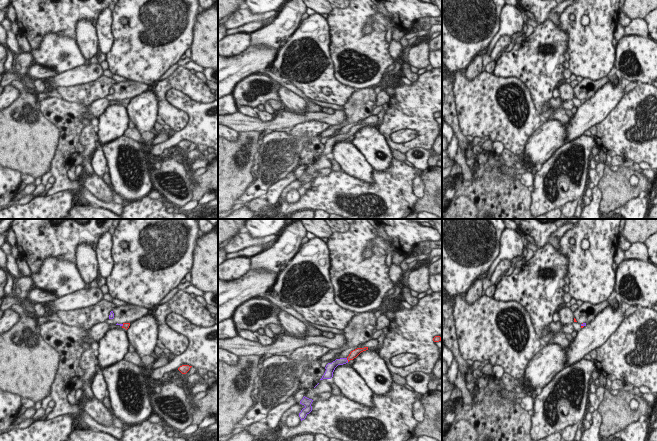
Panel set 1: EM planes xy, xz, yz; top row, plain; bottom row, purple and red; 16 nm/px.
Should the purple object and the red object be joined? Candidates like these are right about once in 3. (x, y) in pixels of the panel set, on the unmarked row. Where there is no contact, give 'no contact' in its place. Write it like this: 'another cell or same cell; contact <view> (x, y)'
same cell; contact xz (347, 136)

